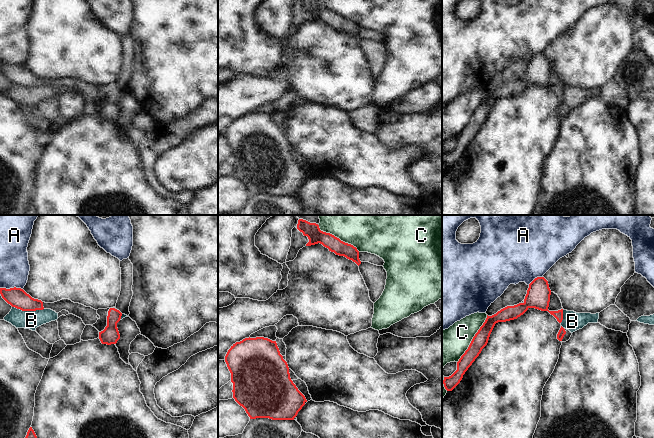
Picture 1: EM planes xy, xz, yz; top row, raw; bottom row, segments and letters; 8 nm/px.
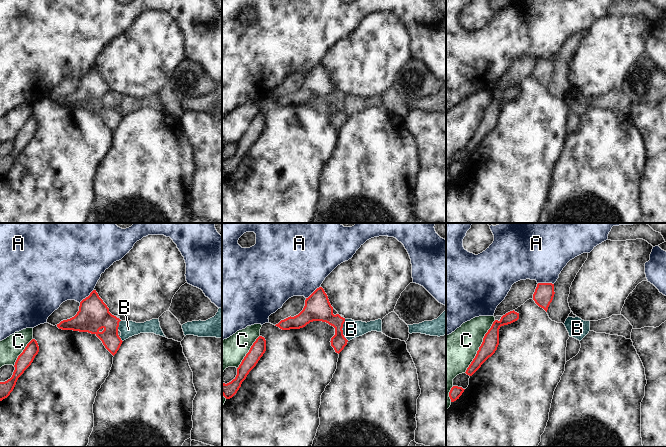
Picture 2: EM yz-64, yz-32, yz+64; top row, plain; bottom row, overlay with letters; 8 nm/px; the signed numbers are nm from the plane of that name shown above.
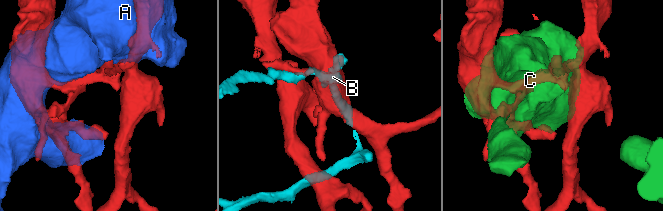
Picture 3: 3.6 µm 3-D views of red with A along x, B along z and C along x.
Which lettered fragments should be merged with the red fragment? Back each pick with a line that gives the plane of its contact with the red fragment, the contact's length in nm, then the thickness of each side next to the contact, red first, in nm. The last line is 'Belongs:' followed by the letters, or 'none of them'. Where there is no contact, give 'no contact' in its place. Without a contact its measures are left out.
Belongs: none of them

